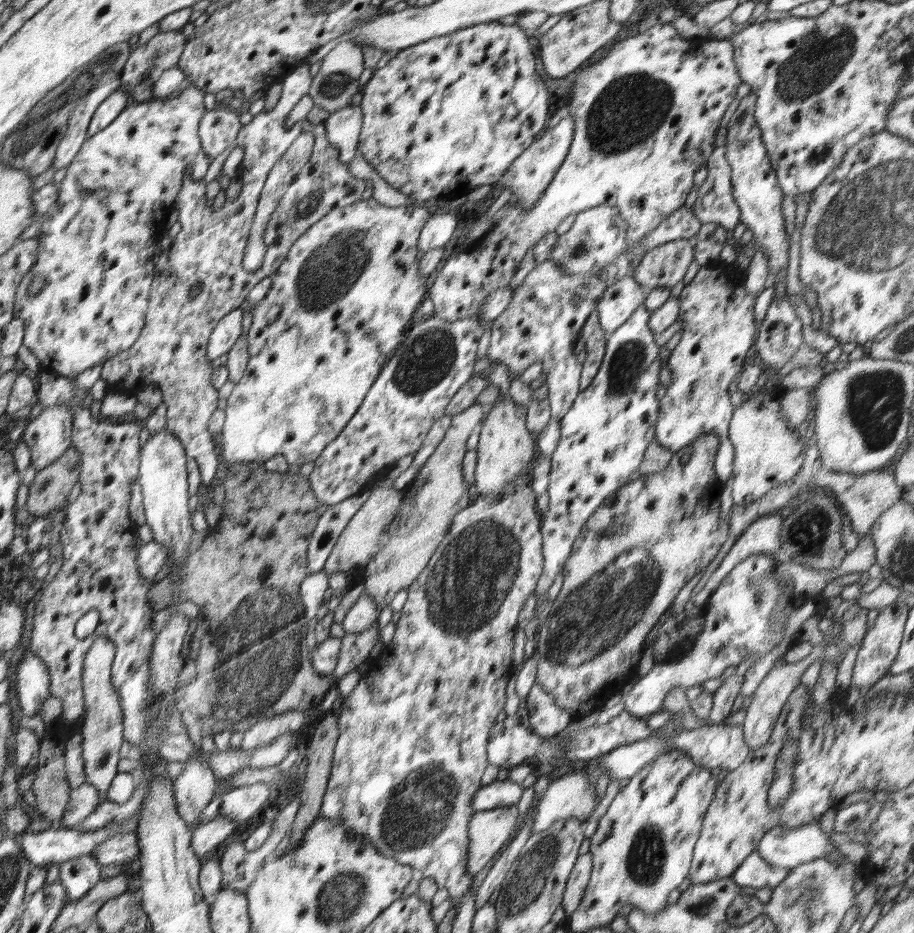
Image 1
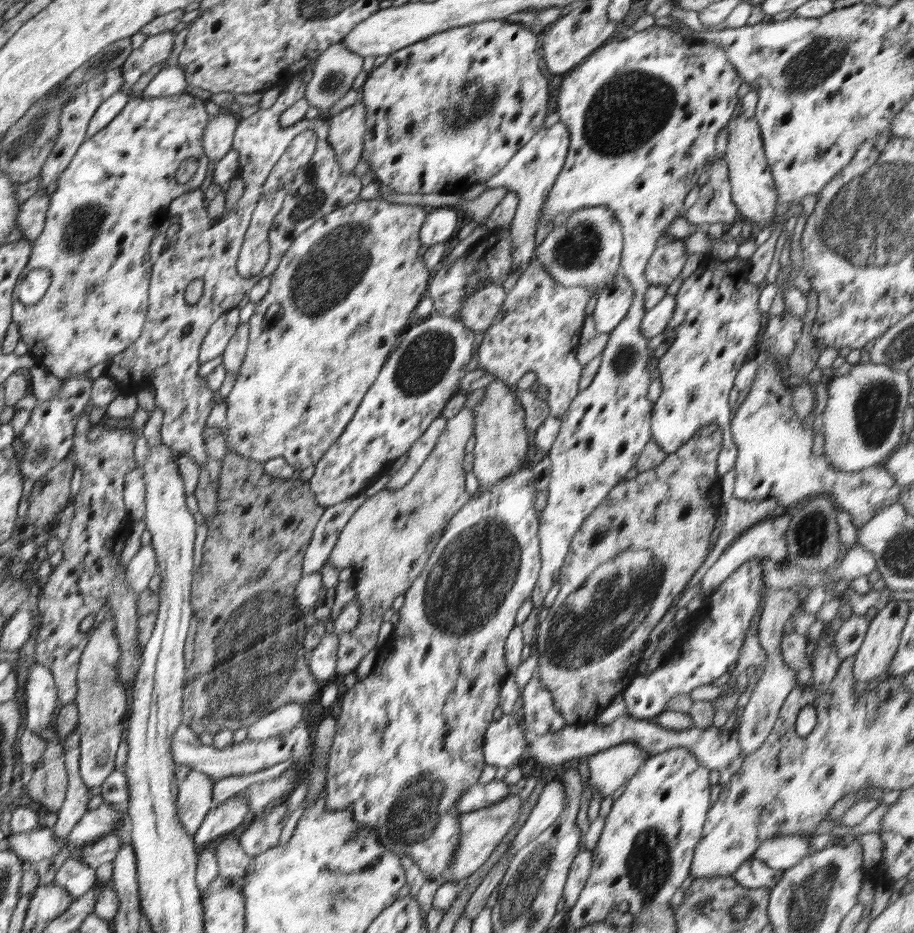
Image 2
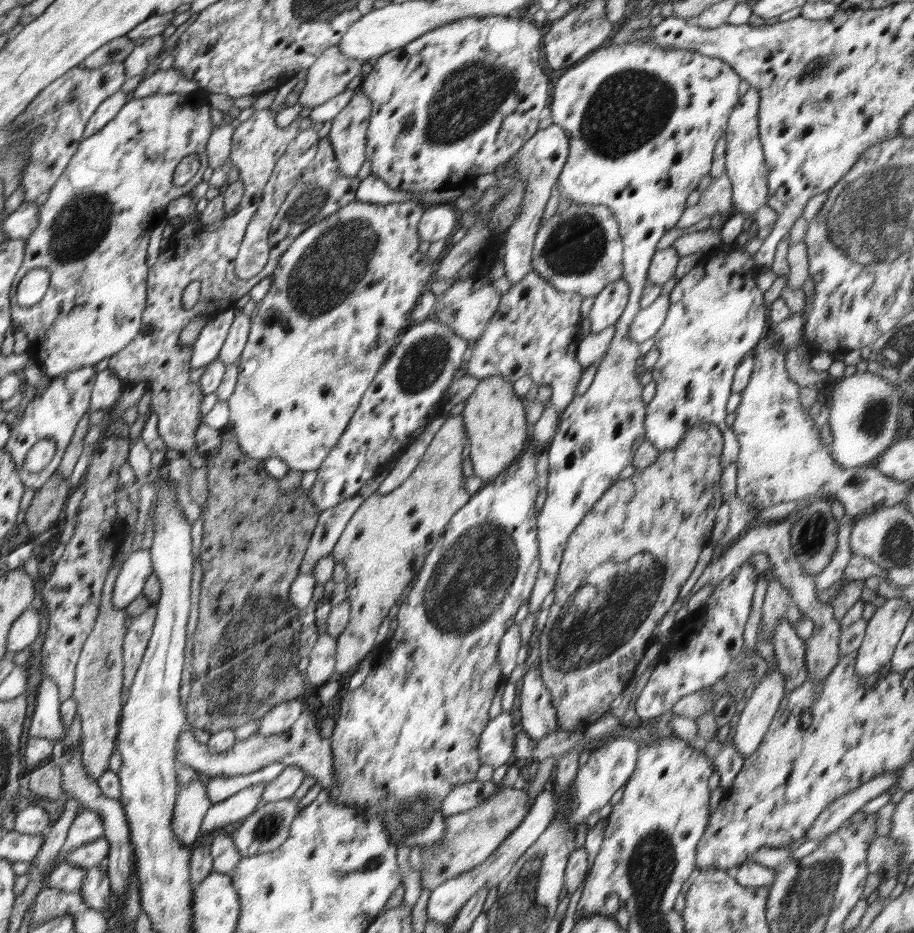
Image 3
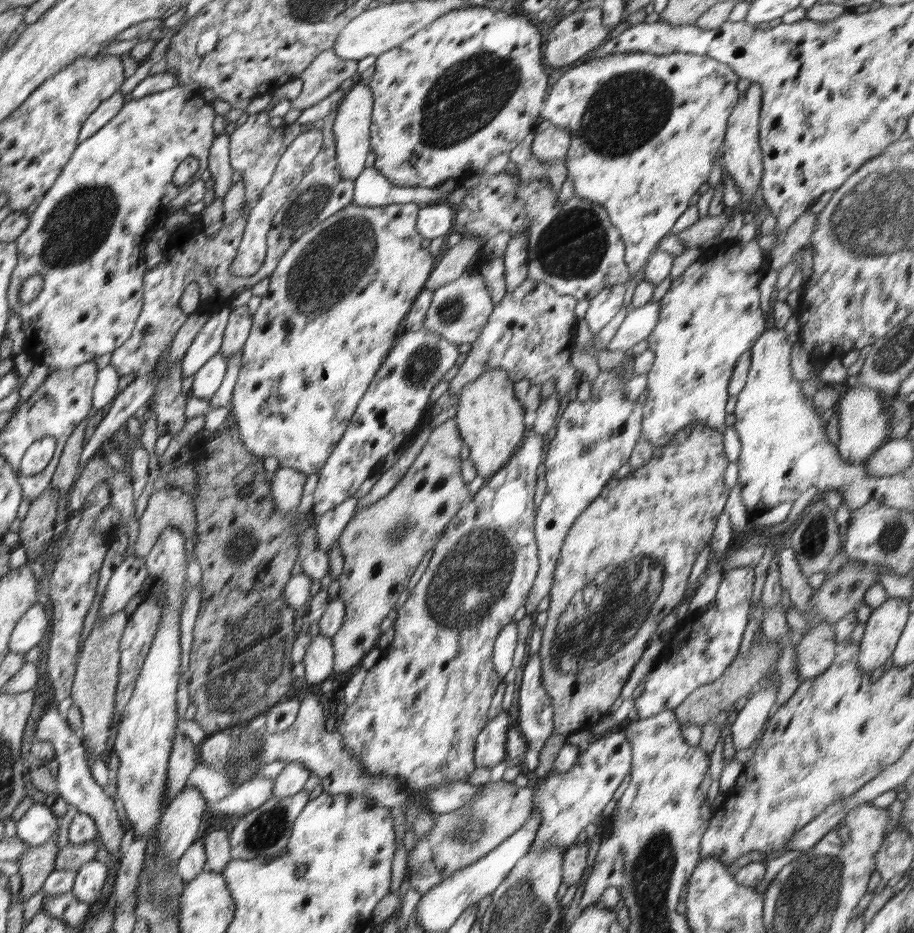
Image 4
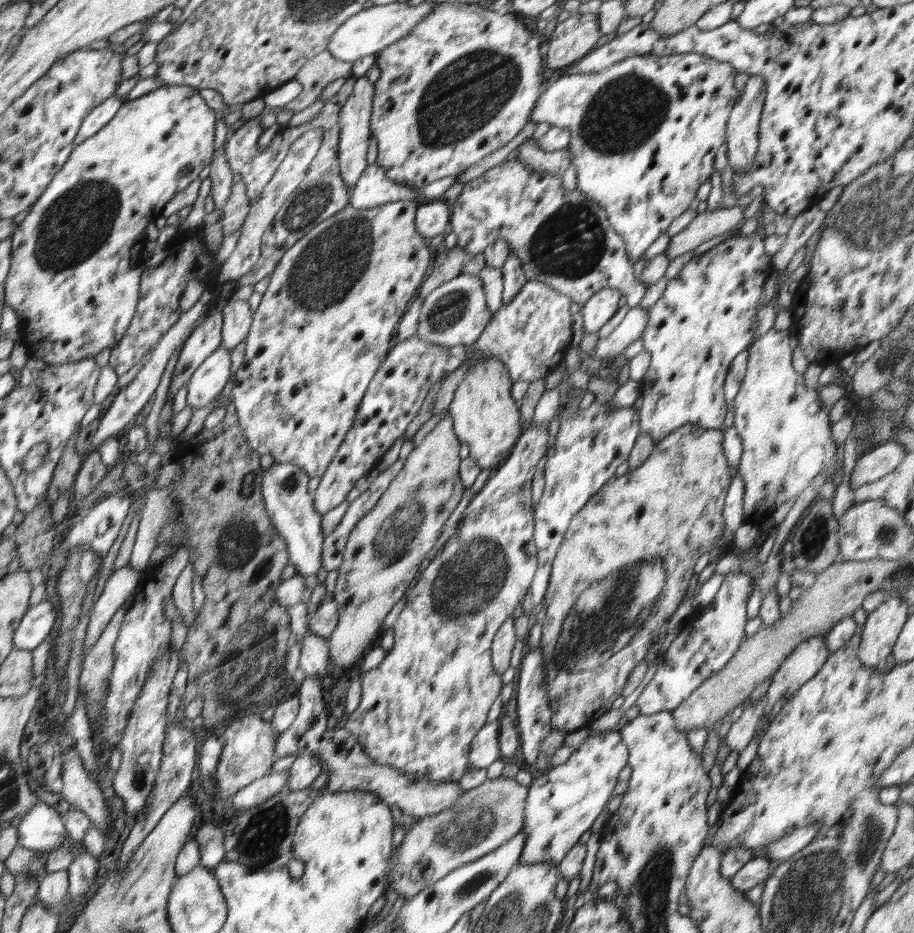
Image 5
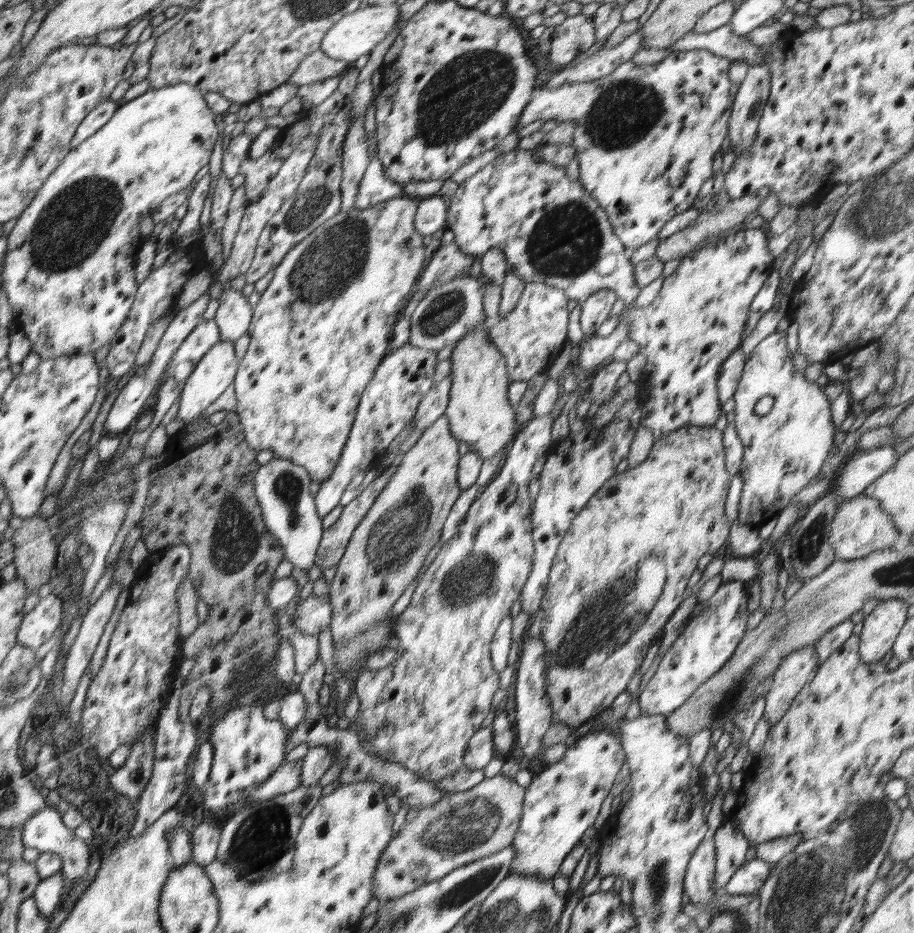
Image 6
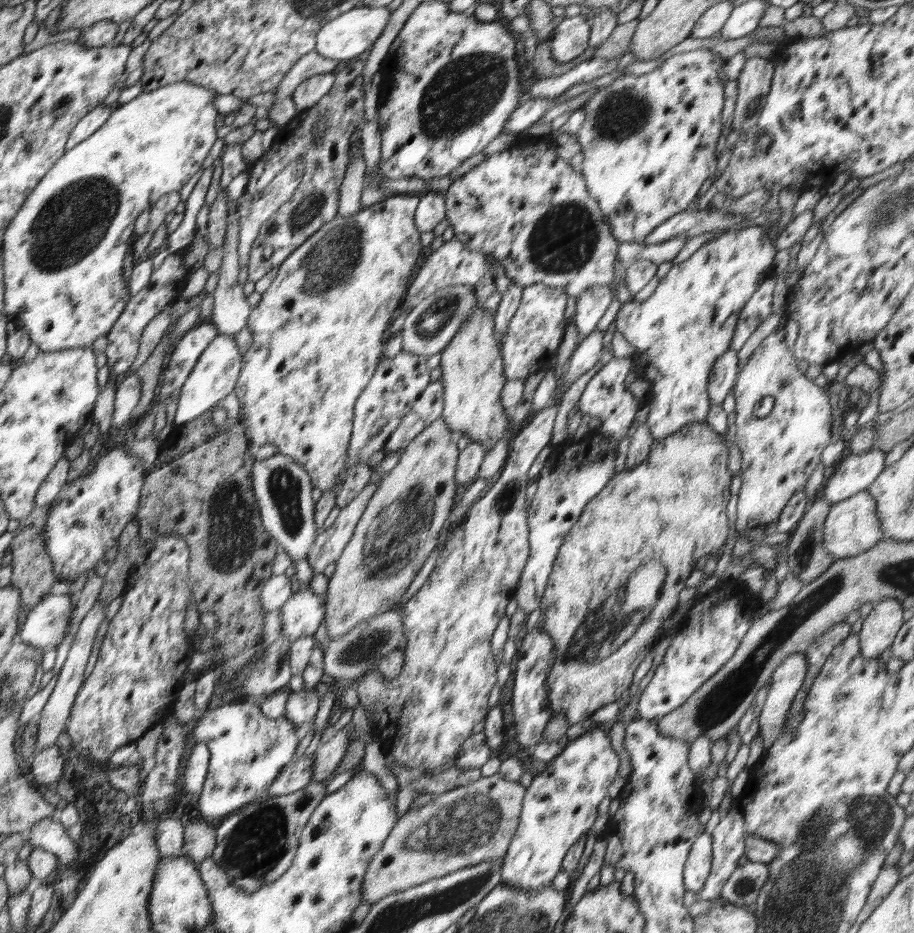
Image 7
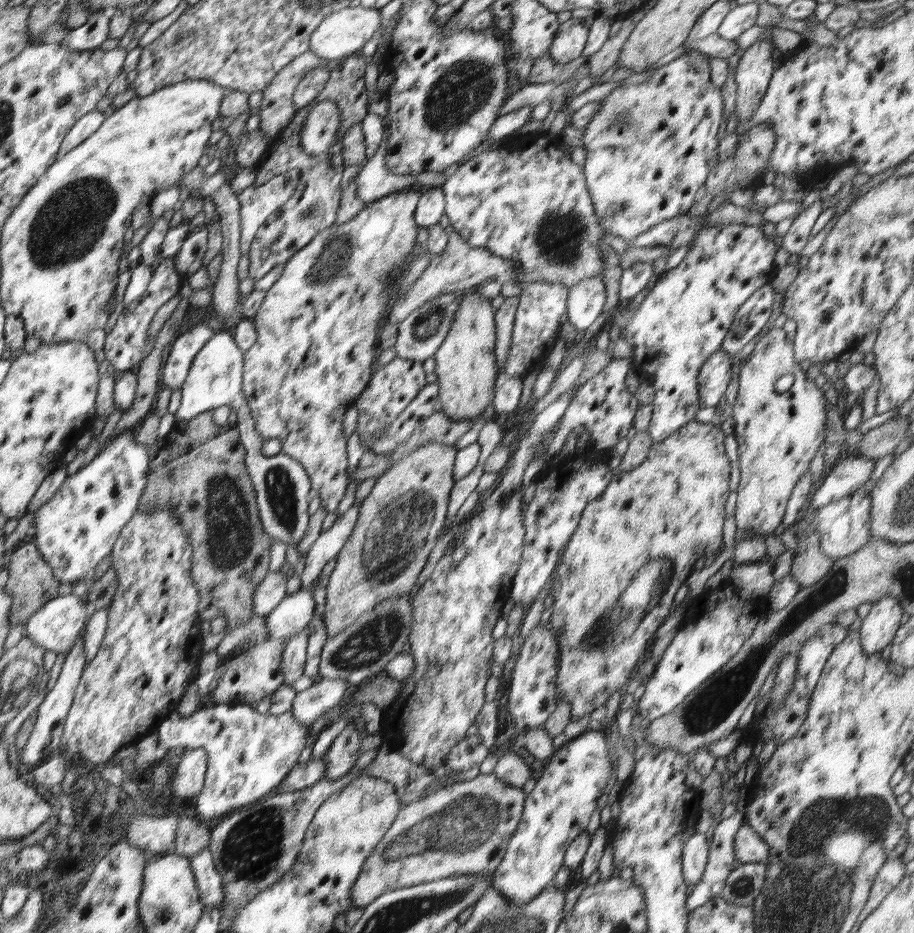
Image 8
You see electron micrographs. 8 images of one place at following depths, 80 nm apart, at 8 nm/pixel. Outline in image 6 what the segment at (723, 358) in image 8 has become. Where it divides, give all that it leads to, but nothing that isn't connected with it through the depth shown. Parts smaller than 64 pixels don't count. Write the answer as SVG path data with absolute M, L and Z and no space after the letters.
M738 348L723 362L718 373L718 384L716 384L720 404L724 405L734 396L746 361L747 357L743 355L742 349Z

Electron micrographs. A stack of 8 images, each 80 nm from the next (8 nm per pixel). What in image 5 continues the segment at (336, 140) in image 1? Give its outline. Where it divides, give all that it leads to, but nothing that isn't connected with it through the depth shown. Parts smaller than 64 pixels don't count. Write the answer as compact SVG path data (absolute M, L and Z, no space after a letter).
M366 75L360 76L354 83L352 92L347 98L346 104L339 114L340 136L339 136L339 169L342 180L351 189L355 187L365 168L370 166L366 161L368 142L370 142L370 121L373 107L373 94L375 86L368 81Z

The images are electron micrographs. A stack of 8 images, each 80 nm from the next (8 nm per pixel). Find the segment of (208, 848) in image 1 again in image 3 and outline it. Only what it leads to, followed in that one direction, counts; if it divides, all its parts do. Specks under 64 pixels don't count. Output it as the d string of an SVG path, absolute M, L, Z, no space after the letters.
M262 781L260 784L252 784L226 800L213 804L201 822L199 835L206 836L210 832L216 833L220 828L234 824L234 822L242 822L247 816L254 813L262 799L265 784Z

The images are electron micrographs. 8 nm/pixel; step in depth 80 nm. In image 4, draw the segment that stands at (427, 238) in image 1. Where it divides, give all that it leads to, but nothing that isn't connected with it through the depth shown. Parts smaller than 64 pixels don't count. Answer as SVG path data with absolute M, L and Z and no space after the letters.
M447 202L421 205L416 228L423 239L434 239L449 235L454 222L454 207Z

